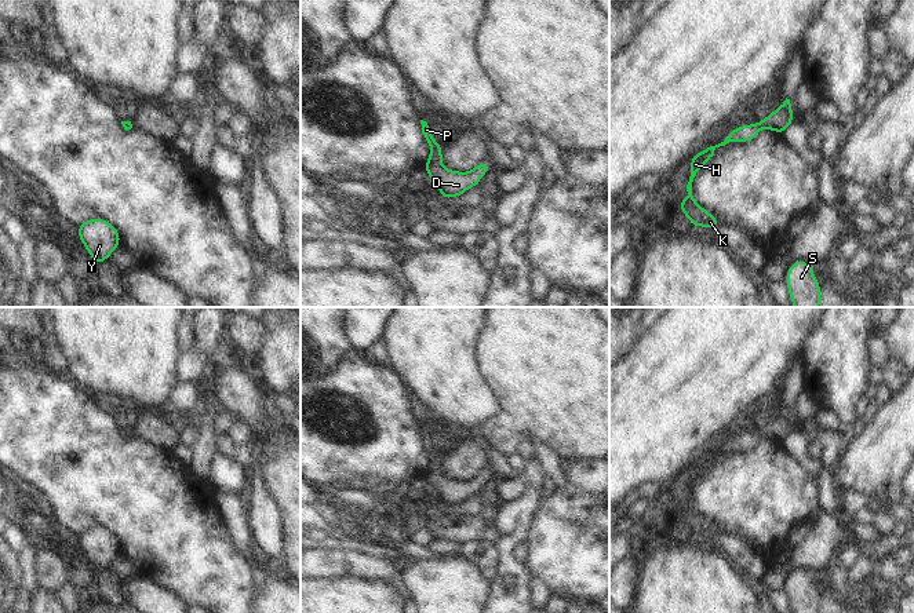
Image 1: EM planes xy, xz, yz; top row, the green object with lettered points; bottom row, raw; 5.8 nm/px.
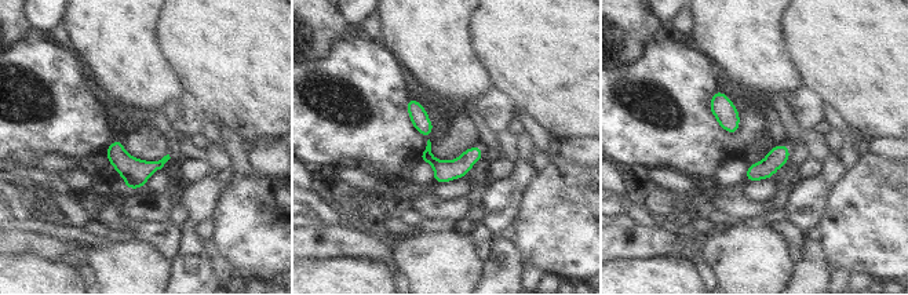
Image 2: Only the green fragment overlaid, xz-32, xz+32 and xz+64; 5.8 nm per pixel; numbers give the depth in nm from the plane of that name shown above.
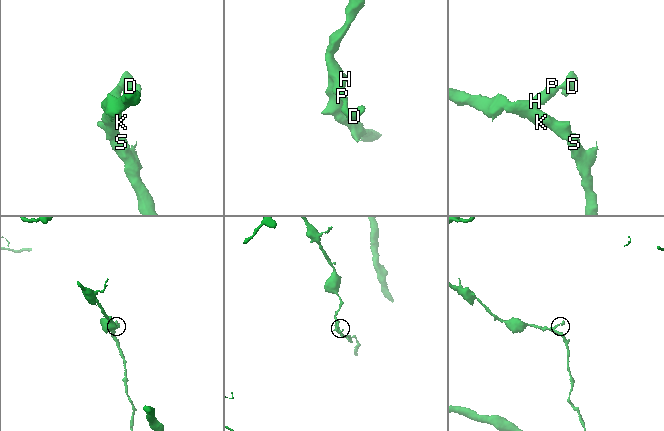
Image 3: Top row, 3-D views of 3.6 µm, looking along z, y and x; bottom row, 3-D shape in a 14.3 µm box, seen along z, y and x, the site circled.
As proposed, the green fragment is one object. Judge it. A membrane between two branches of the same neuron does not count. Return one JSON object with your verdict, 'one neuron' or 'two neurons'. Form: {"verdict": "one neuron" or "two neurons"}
{"verdict": "one neuron"}

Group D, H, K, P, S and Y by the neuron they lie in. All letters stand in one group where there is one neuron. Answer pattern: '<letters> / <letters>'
D H K P S Y

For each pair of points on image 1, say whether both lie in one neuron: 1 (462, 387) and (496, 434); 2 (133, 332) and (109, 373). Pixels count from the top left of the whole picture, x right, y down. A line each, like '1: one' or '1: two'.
1: two
2: one

